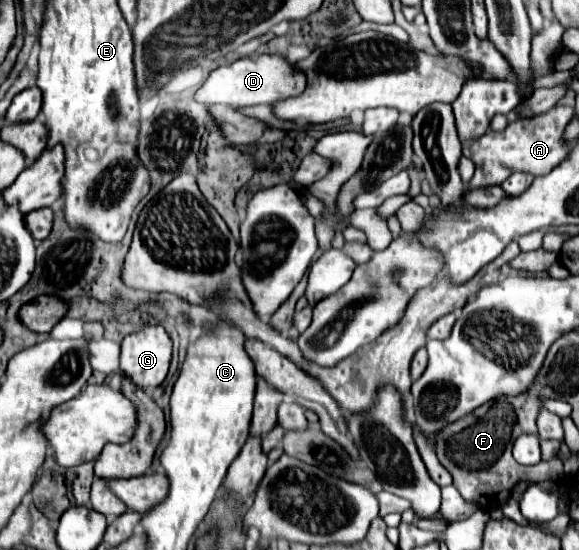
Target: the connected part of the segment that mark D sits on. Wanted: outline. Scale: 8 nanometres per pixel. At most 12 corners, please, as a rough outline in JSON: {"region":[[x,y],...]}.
{"region":[[282,55],[218,67],[196,101],[234,109],[306,89]]}

